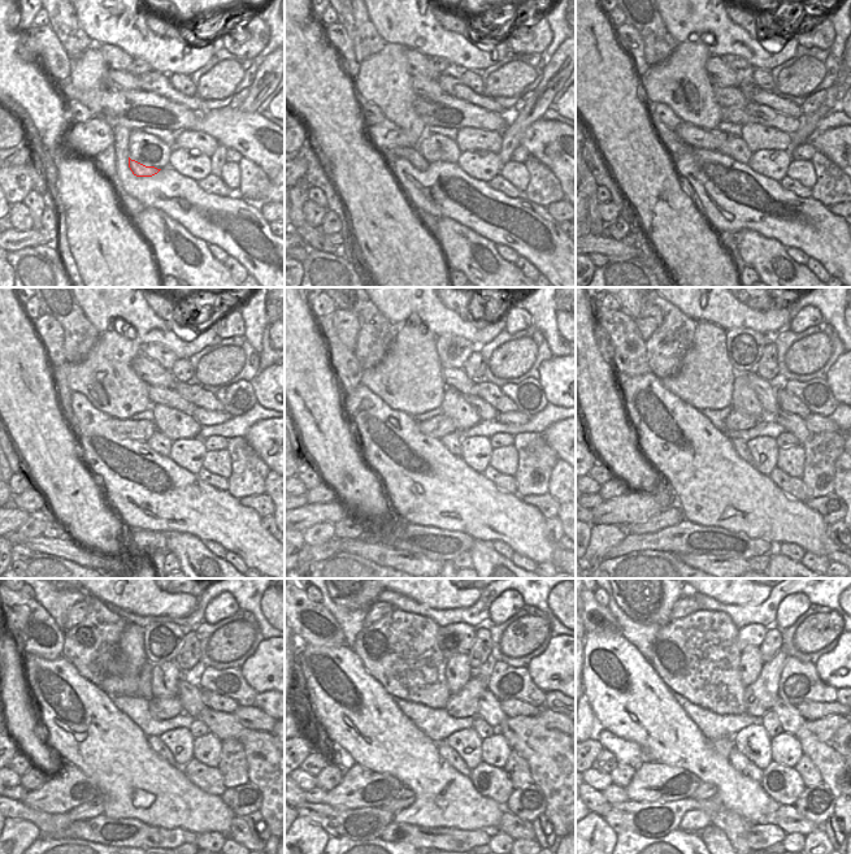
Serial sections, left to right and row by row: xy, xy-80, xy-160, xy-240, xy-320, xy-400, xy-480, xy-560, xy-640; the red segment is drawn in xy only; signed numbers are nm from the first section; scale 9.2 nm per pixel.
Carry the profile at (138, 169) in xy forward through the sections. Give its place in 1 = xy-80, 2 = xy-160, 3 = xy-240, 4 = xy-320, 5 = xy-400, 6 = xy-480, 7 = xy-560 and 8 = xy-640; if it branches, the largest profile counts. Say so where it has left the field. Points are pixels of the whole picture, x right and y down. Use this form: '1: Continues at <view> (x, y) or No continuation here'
1: Continues at xy-80 (411, 155)
2: Continues at xy-160 (676, 146)
3: Continues at xy-240 (61, 372)
4: Continues at xy-320 (347, 367)
5: Continues at xy-400 (617, 336)
6: Continues at xy-480 (35, 632)
7: Continues at xy-560 (311, 623)
8: Continues at xy-640 (602, 620).

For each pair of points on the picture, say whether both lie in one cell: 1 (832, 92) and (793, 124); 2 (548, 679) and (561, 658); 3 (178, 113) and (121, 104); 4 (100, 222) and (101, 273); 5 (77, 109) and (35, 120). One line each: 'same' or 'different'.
1: different
2: same
3: same
4: same
5: different

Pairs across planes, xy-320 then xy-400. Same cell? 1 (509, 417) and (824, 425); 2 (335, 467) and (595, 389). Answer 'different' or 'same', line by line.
1: same
2: same

